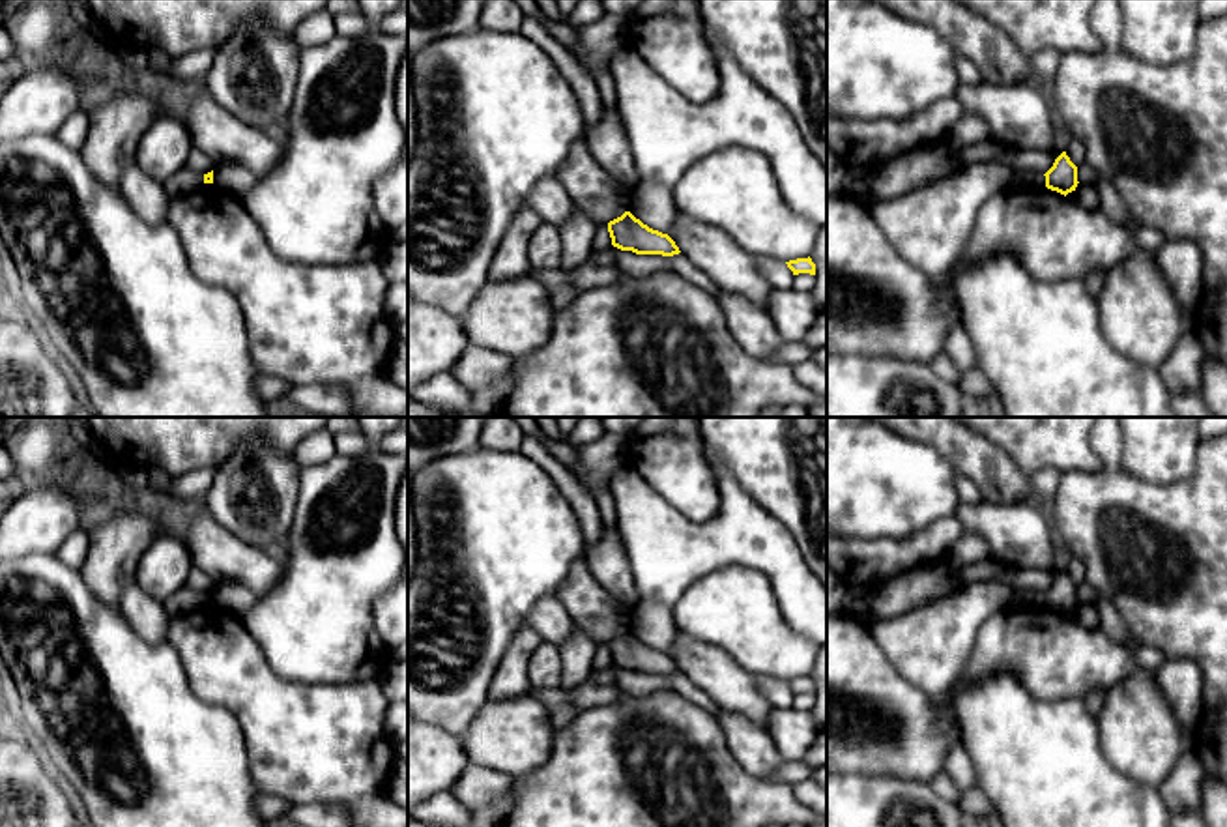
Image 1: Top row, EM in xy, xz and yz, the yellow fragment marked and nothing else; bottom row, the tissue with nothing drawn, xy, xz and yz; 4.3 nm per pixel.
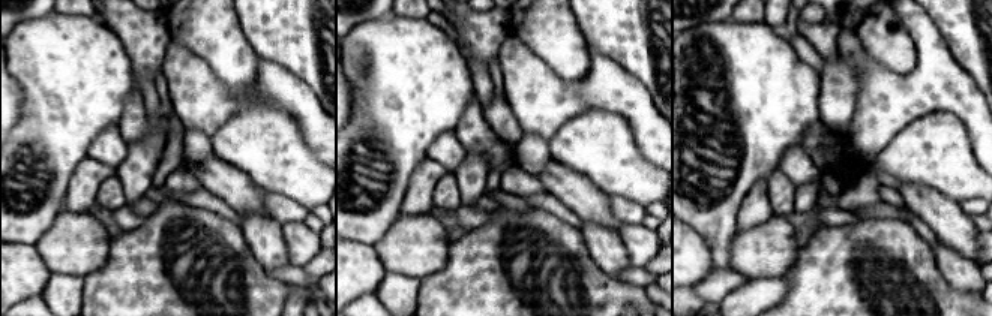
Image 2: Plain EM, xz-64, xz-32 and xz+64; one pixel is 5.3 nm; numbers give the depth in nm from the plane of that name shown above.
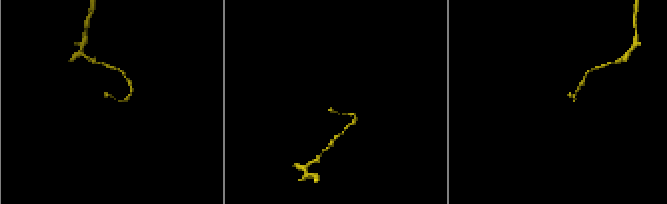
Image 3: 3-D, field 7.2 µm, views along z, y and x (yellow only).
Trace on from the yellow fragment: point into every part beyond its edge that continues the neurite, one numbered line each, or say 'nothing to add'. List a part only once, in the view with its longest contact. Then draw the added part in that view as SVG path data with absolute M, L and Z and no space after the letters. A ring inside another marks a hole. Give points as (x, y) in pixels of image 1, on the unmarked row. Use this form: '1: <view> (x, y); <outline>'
nothing to add

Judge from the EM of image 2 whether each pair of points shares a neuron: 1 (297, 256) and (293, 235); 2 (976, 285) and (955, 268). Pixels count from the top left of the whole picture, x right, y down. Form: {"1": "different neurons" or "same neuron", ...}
{"1": "same neuron", "2": "same neuron"}

